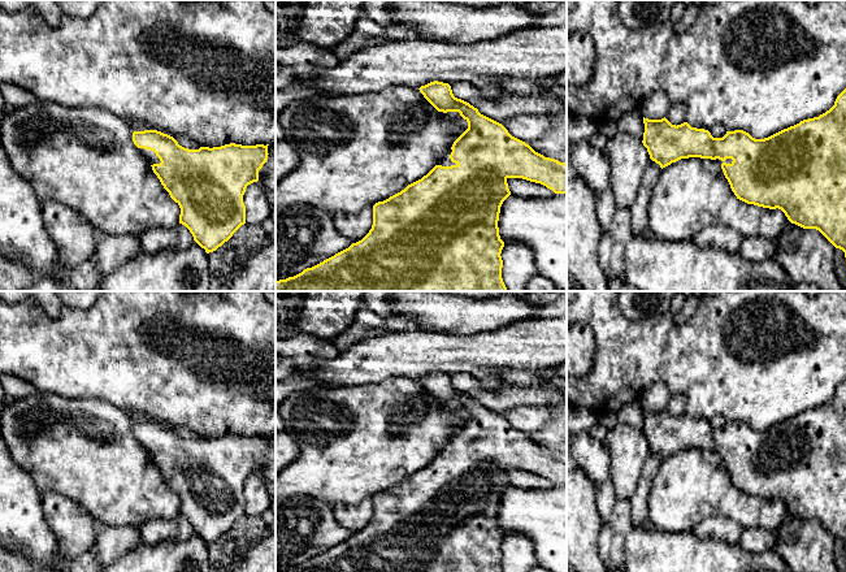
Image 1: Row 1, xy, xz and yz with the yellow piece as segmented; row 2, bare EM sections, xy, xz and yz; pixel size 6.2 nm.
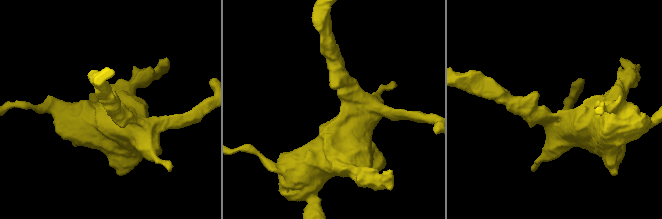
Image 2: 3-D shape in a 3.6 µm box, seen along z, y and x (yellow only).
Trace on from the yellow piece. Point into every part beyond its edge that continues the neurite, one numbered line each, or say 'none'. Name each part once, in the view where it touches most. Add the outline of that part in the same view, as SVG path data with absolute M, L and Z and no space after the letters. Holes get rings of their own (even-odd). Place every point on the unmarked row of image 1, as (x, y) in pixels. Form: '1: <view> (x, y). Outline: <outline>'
1: xz (445, 453). Outline: M450 439L450 442L437 454L437 456L442 456L442 458L457 456L451 452L451 450L450 450L451 443L452 443L452 441Z

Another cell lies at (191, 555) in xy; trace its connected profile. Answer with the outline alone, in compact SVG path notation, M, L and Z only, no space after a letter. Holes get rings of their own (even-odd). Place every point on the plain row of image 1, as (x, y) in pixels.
M196 533L187 541L142 545L100 572L209 572L208 545Z

